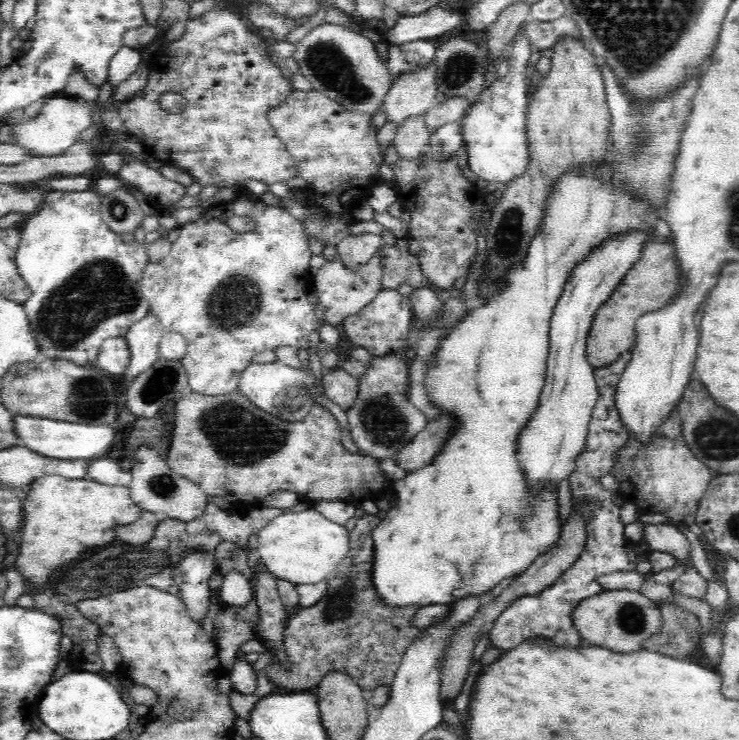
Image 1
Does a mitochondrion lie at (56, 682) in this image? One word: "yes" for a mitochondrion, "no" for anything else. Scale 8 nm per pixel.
no

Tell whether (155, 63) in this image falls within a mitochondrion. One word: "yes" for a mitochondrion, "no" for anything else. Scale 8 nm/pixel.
no

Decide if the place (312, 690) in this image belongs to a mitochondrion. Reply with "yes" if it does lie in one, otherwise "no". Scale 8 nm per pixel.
no

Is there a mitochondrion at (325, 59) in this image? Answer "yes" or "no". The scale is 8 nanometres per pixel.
yes

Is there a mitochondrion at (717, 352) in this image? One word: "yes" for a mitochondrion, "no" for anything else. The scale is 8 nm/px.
no

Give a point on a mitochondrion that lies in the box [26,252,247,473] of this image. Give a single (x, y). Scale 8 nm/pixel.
(99, 290)

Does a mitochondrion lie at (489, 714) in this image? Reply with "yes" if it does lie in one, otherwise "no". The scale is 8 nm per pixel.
no

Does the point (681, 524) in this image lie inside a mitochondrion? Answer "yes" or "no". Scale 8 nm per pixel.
no

